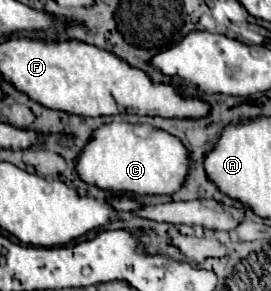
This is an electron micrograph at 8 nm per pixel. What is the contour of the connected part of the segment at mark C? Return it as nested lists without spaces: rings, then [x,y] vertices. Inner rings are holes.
[[[112,122],[112,124],[104,124],[102,128],[98,128],[94,132],[92,140],[82,150],[76,168],[78,168],[78,174],[80,174],[82,180],[86,180],[88,184],[96,184],[98,188],[108,190],[108,192],[172,194],[172,192],[180,190],[182,180],[184,180],[184,176],[188,172],[188,152],[182,146],[182,142],[178,138],[170,136],[168,132],[154,130],[154,134],[150,138],[138,138],[126,122]]]

